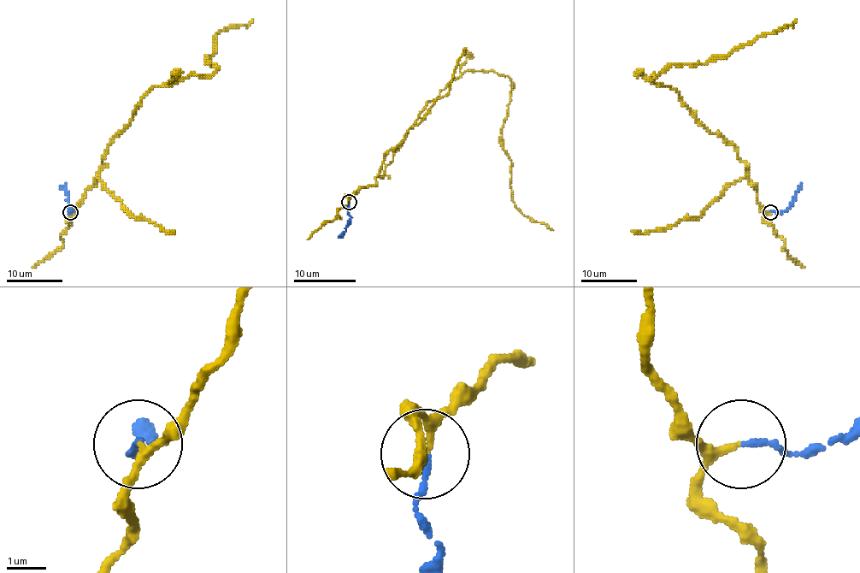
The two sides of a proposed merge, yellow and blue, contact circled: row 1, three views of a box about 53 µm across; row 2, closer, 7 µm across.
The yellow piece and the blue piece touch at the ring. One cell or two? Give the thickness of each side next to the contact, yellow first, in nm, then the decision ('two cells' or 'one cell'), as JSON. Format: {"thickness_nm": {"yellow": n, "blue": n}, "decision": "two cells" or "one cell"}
{"thickness_nm": {"yellow": 140, "blue": 140}, "decision": "one cell"}

